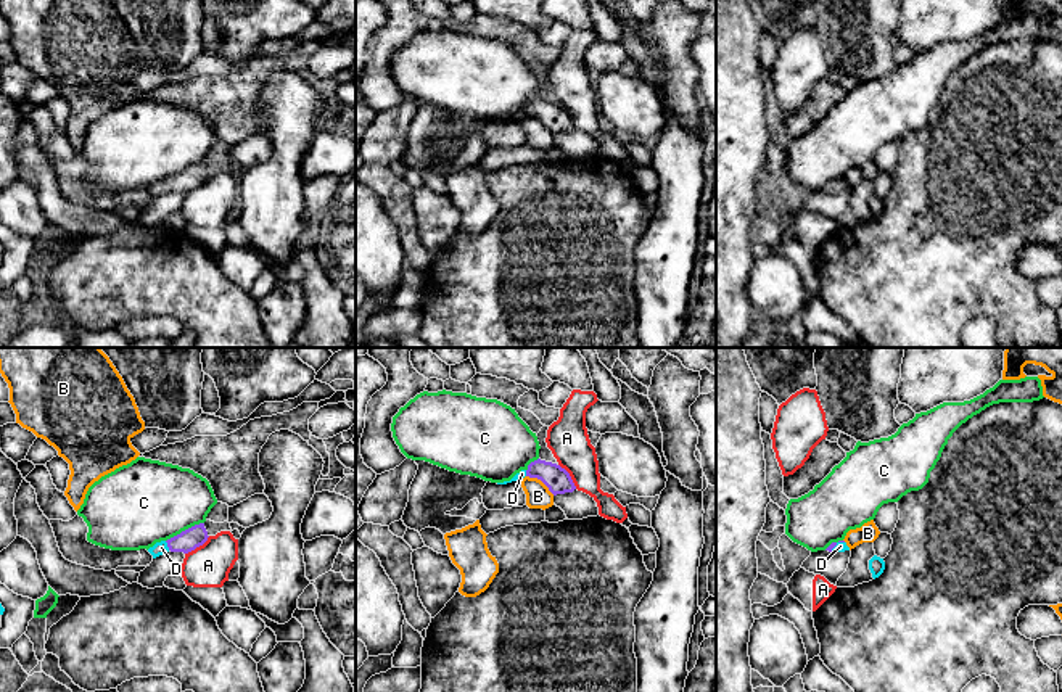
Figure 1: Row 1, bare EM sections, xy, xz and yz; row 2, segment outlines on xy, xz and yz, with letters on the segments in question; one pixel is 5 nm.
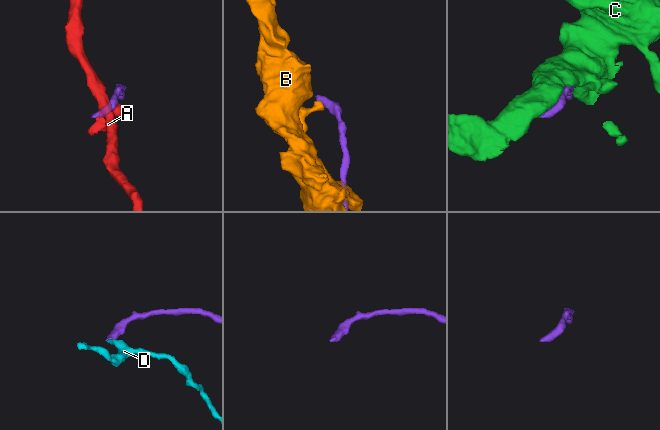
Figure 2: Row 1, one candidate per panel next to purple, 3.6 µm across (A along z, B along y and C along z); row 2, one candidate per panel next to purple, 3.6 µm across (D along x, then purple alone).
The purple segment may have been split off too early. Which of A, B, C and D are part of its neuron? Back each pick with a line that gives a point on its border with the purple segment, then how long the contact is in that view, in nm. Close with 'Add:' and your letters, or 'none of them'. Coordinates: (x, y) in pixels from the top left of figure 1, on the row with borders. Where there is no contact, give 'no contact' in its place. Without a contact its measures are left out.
D: meets purple in xy at (168, 546); contact 50 nm long
Add: D

